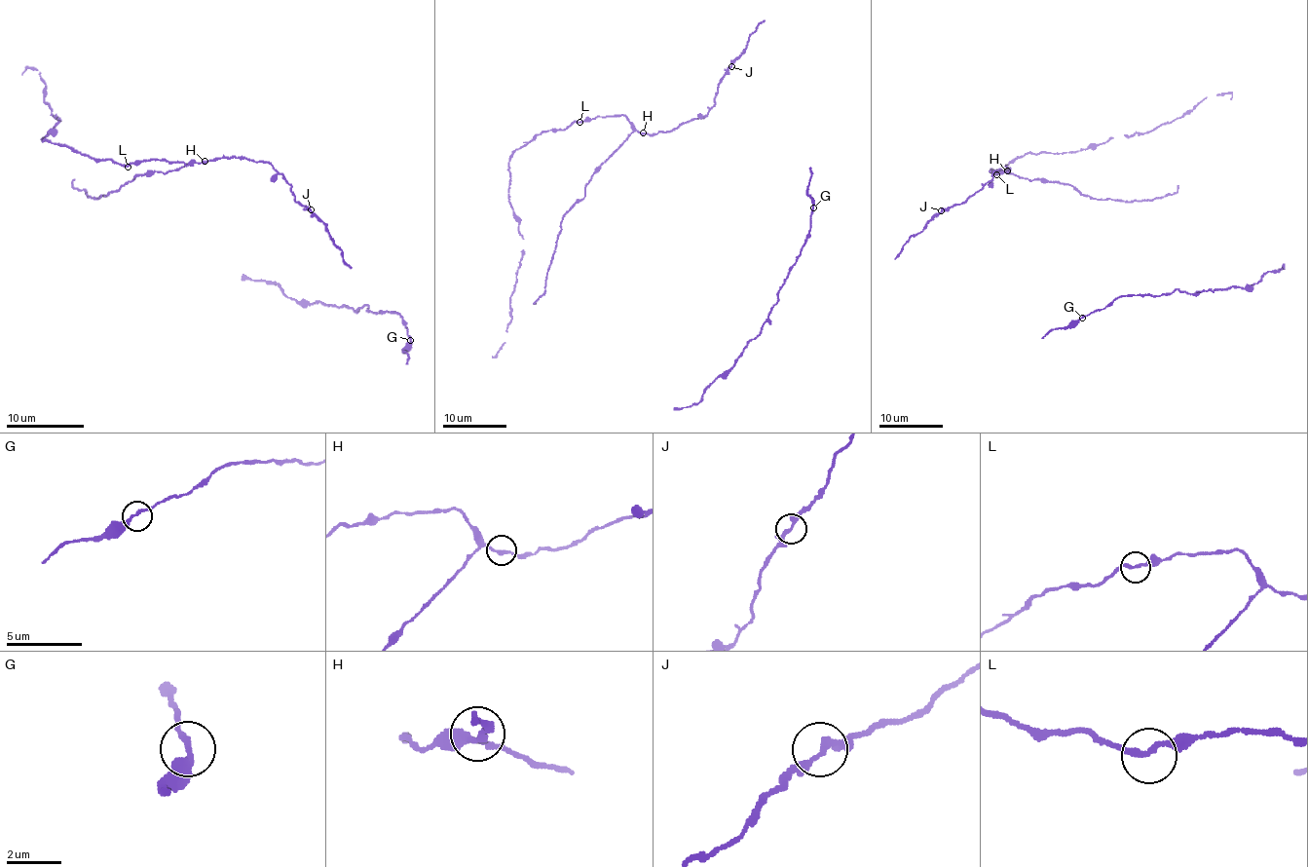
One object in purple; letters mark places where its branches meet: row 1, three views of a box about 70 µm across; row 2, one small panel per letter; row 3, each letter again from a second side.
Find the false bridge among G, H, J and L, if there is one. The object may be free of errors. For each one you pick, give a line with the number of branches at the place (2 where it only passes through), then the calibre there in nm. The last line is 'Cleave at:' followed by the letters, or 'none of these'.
Cleave at: none of these

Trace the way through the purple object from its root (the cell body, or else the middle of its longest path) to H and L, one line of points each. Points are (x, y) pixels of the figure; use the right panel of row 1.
H: (946, 208), (965, 203), (992, 178), (995, 170), (1005, 167), (1007, 170)
L: (946, 208), (965, 203), (992, 178), (995, 170), (1008, 169), (995, 173), (989, 171), (990, 169), (997, 175)

